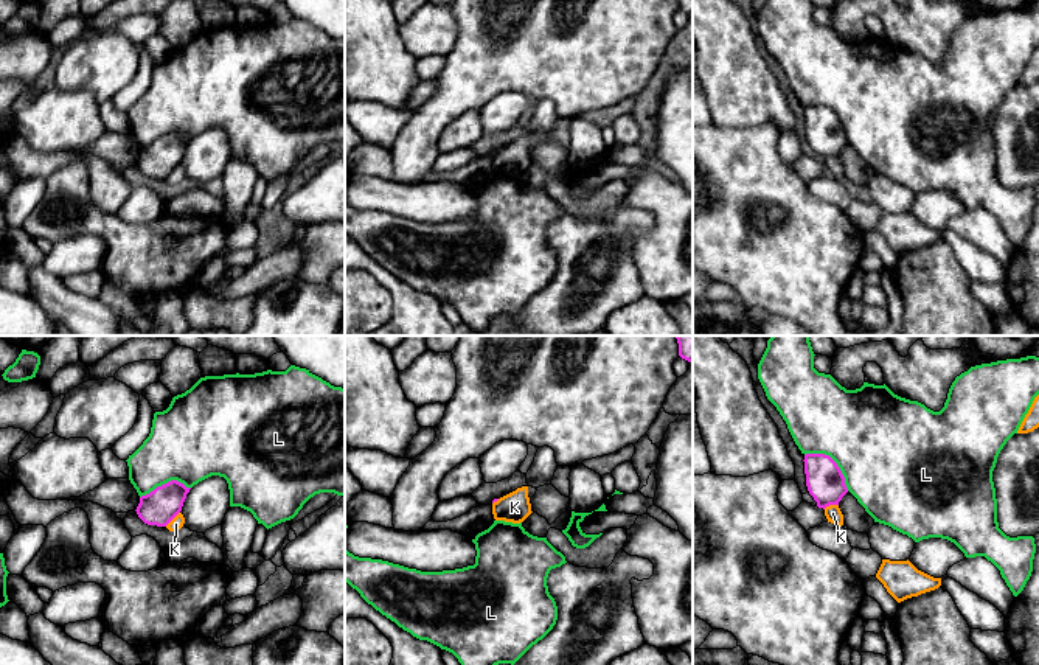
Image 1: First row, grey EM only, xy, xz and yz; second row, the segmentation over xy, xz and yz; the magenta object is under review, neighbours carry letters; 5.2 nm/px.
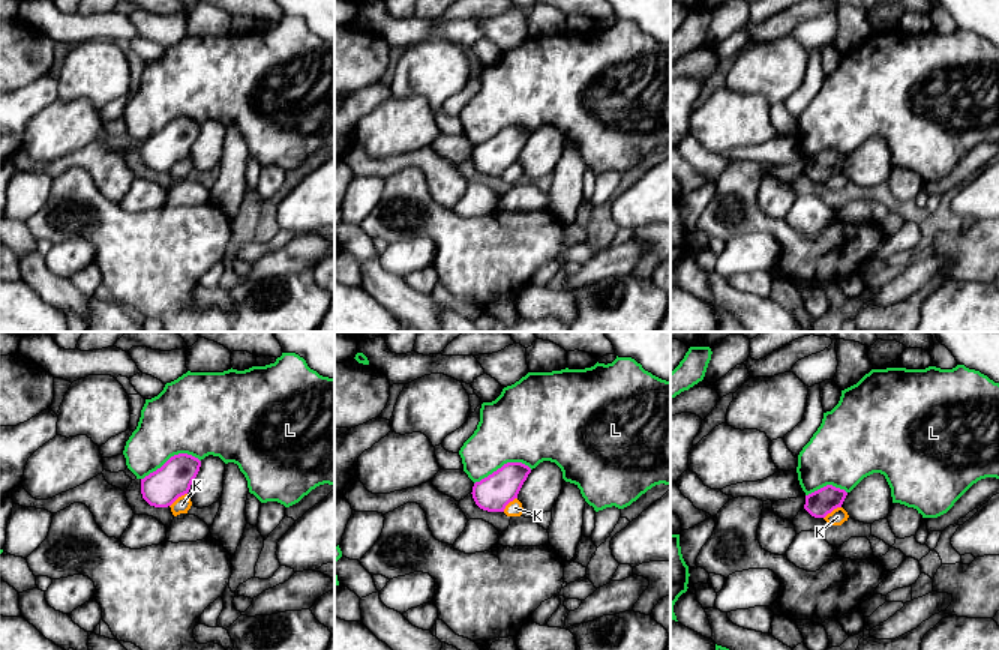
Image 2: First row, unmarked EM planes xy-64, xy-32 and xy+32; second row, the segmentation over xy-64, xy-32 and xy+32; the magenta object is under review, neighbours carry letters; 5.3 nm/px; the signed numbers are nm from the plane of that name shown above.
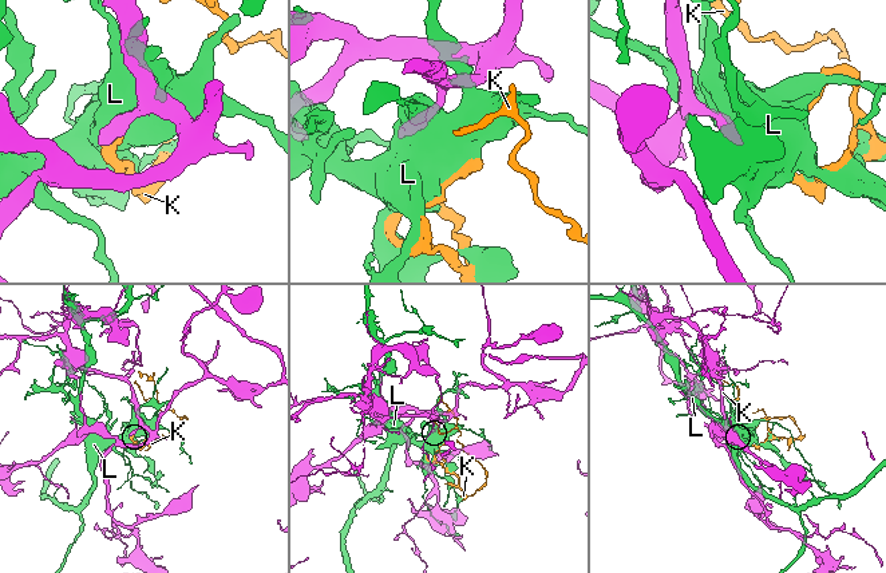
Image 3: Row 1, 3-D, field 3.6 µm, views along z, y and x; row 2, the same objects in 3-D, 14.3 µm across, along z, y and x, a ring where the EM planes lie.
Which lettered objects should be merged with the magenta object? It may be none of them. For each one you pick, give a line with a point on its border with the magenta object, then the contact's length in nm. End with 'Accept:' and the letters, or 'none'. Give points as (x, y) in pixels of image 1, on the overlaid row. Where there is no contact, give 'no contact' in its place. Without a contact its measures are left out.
Accept: none

